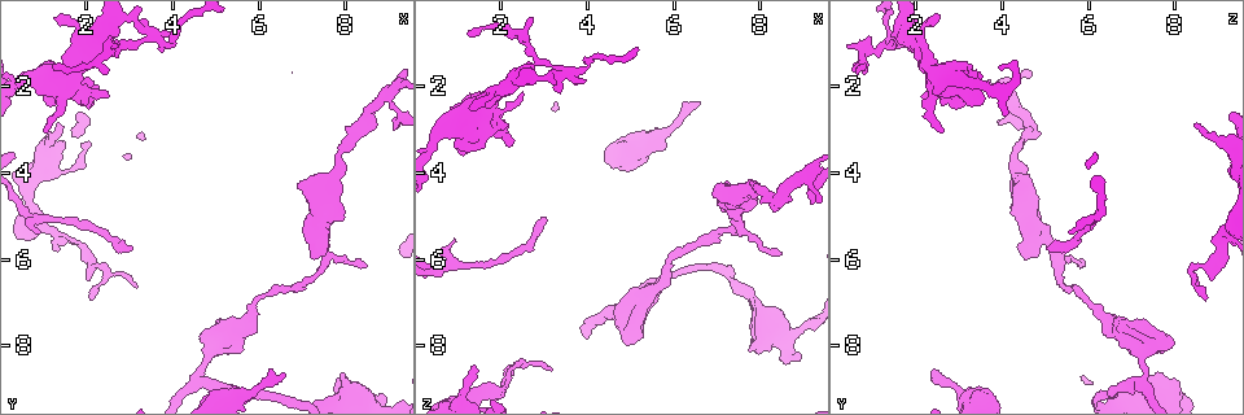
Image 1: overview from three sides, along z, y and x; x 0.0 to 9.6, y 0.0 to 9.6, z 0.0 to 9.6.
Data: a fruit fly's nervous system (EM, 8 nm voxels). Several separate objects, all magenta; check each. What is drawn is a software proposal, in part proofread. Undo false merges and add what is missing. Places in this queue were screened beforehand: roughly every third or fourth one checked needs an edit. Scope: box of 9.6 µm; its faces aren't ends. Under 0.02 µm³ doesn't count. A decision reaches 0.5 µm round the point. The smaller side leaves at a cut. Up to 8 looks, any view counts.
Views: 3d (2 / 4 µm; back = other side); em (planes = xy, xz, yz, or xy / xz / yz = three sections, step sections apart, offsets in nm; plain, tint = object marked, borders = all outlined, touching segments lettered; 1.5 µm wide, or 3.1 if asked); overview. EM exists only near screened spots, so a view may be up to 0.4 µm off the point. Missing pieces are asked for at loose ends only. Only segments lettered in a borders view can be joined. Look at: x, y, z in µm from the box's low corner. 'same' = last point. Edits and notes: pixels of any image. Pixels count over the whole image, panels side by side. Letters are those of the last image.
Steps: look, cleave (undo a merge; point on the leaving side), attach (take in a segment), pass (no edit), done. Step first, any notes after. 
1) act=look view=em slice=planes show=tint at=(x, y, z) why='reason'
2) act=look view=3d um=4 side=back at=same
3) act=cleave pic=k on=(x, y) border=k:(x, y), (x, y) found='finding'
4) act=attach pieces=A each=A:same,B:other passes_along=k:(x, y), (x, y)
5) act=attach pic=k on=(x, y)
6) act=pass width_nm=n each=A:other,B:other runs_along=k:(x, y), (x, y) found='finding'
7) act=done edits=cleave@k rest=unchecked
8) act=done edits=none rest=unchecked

act=look view=em slice=planes show=borders at=(2.05, 6.90, 8.65)

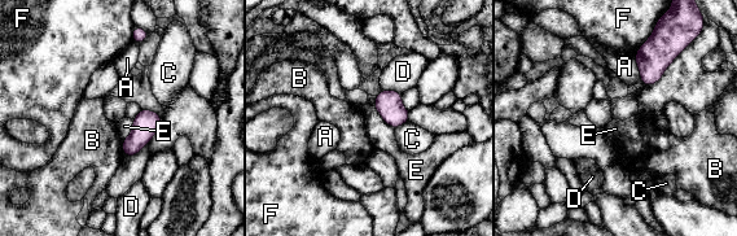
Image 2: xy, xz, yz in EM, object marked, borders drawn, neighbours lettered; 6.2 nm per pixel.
act=pass each=A:other,B:other,C:other,D:other,E:other,F:other found='no lettered segment goes on from it'

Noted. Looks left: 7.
act=look view=3d um=2 at=(8.50, 6.15, 5.90) why='thin end'

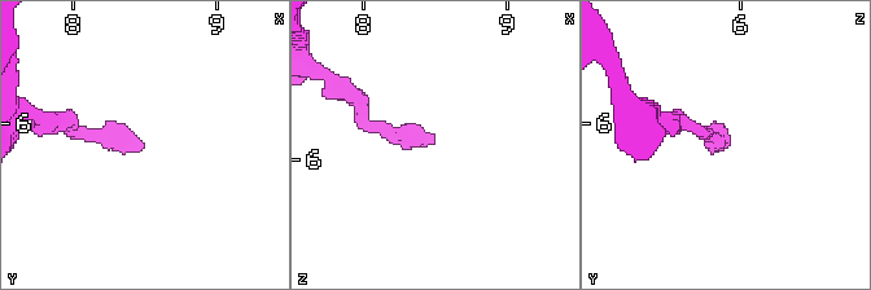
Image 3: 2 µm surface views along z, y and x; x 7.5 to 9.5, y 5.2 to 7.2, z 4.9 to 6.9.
act=look view=em slice=planes show=borders at=(8.48, 6.16, 5.88) why='need the tissue'

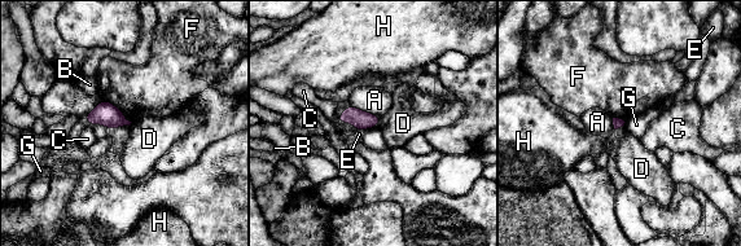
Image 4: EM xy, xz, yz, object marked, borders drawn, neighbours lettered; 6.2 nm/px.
act=pass each=A:other,B:other,C:other,D:other,E:other,F:other,G:other,H:other border=4:(381, 117), (378, 126) found='none of them fits'

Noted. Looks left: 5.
act=look view=3d um=4 at=(3.35, 0.75, 1.70) why='three arms meet'

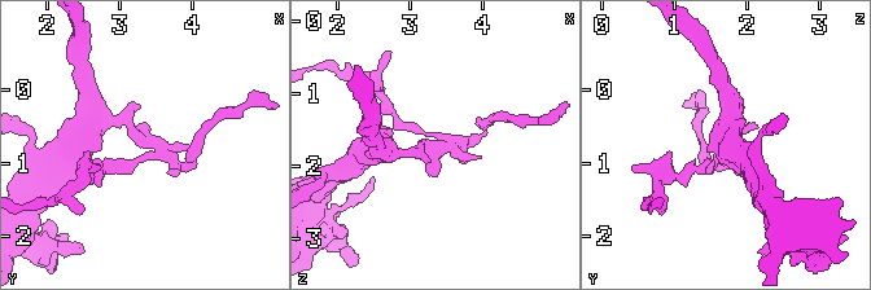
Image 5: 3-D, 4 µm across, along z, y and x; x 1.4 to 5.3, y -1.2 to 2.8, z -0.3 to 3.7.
act=look view=em slice=yz step=4 show=tint at=(3.35, 0.80, 1.75) arms=3 why='need the tissue'

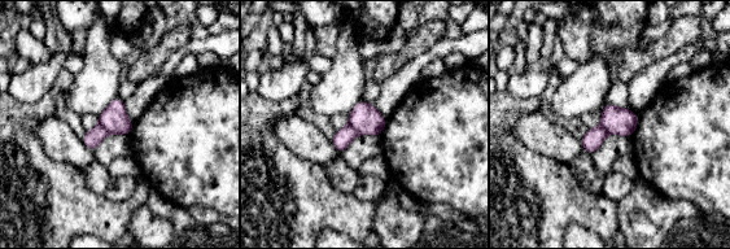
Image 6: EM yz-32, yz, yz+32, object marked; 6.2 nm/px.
act=look view=em slice=planes show=borders at=same why='another direction'

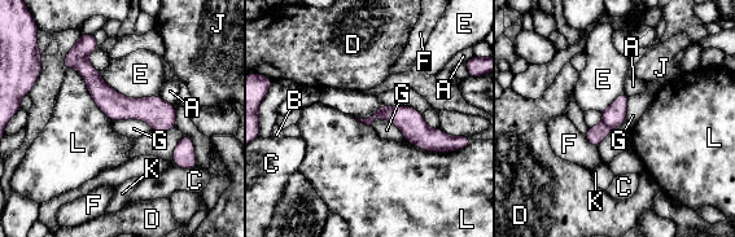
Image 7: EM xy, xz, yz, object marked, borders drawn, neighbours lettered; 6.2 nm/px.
act=cleave pic=7 on=(595, 135) width_nm=100 each=A:other,B:other,C:other,D:other,E:other,F:other,G:other,J:other,K:other,L:other border=7:(603, 122), (611, 128) found='a second neuron is stuck on'

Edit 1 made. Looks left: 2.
act=done edits=cleave@7 rest=unchecked

